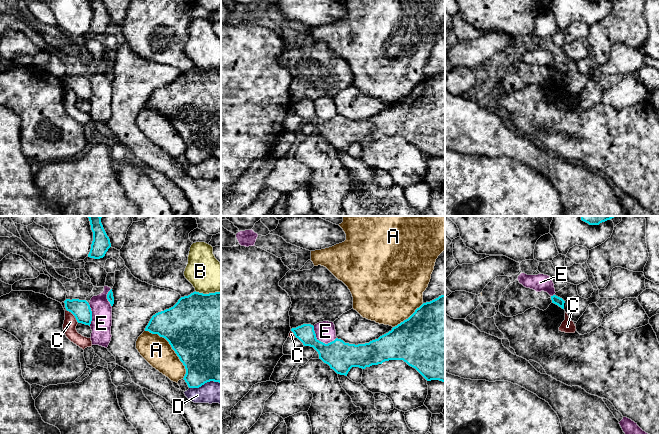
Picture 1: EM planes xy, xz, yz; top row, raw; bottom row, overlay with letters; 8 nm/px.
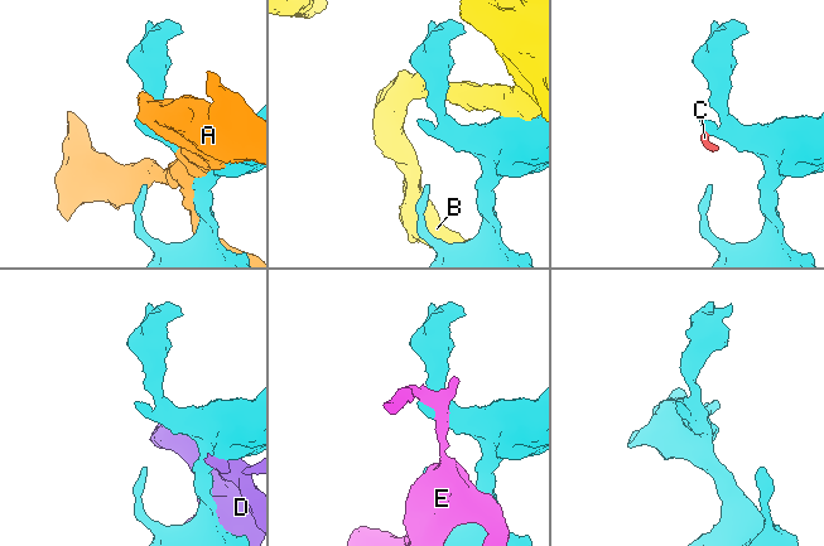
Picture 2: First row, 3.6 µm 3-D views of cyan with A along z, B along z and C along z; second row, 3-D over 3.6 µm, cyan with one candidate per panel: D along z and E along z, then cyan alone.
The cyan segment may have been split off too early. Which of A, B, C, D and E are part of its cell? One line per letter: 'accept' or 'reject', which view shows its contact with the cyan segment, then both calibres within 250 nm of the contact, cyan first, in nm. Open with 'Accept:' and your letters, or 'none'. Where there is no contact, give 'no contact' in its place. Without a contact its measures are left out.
Accept: none
A: reject | xy | 500/240 nm
B: reject | xy | 500/280 nm
C: reject | xy | 150/110 nm
D: reject | xy | 440/180 nm
E: reject | xz | 240/160 nm

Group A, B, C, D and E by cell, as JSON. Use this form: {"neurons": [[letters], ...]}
{"neurons": [["A"], ["B"], ["C", "D"], ["E"]]}

